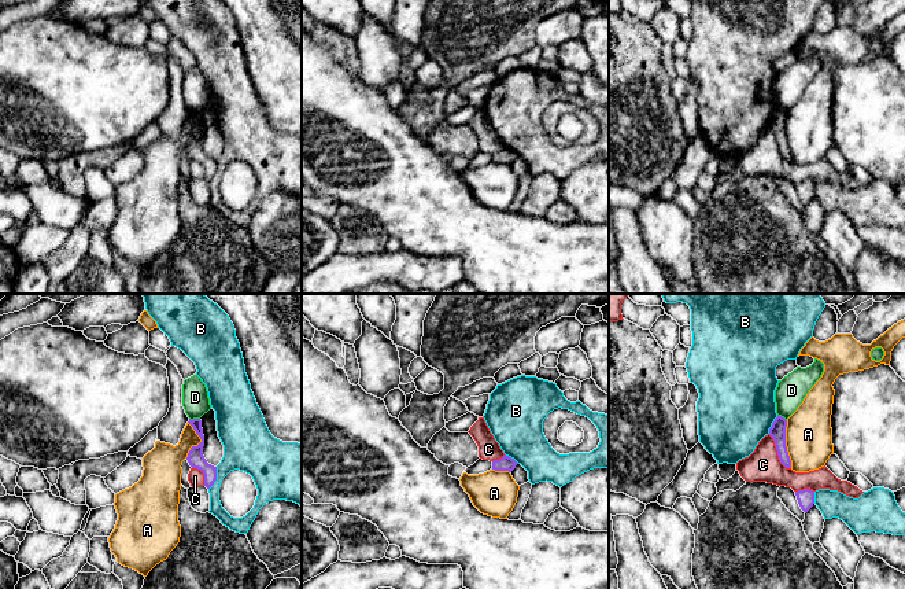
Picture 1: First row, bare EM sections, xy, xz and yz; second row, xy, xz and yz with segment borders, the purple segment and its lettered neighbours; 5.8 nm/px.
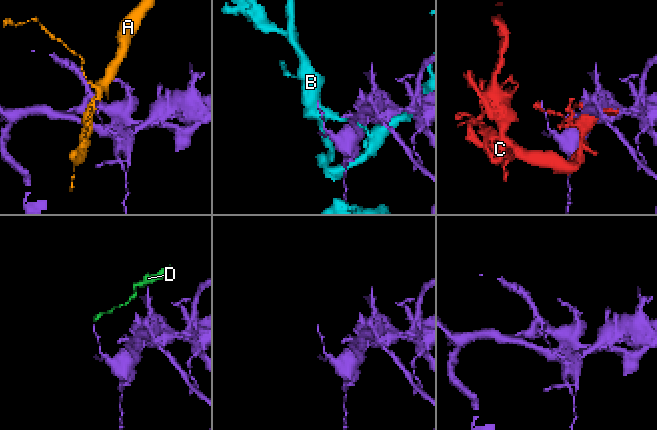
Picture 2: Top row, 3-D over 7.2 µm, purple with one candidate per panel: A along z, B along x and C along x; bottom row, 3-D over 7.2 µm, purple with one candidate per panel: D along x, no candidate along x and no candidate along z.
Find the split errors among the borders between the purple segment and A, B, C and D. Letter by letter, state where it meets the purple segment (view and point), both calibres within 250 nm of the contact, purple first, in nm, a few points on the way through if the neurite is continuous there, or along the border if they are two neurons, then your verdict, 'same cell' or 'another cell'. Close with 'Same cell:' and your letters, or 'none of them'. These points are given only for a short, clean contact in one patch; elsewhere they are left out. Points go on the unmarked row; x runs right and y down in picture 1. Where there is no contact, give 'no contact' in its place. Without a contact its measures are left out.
A: yz (785, 136) | 100/280 nm | along yz (786, 113), (786, 143), (791, 159) | another cell
B: xy (215, 170) | 100/260 nm | another cell
C: yz (778, 146) | 100/190 nm | another cell
D: xy (195, 111) | 100/160 nm | along xy (189, 110), (199, 111) | another cell
Same cell: none of them

